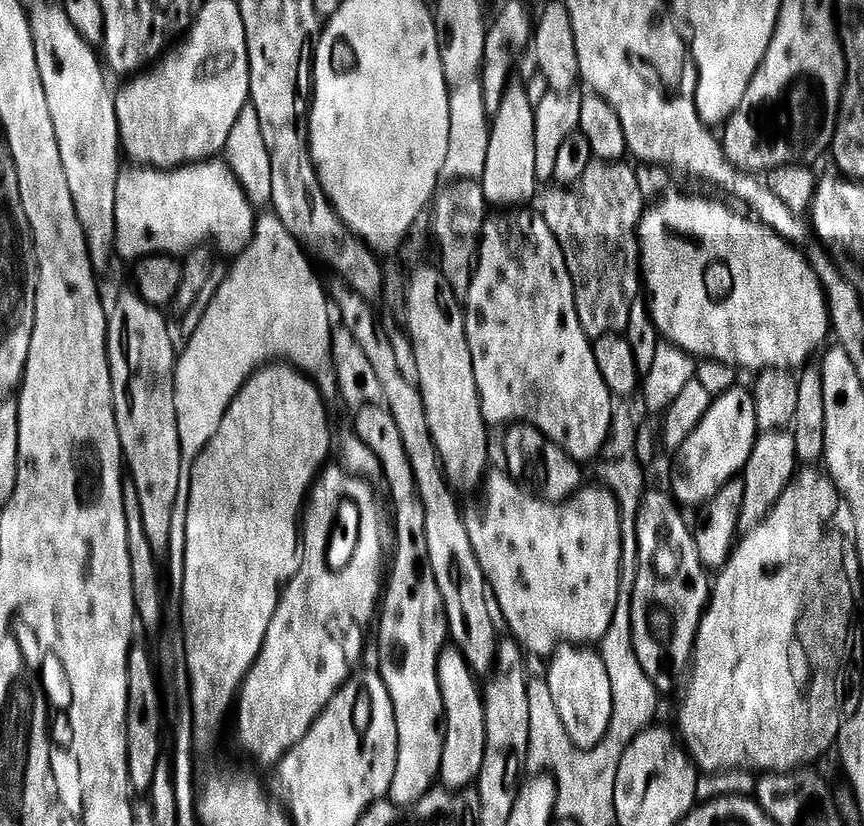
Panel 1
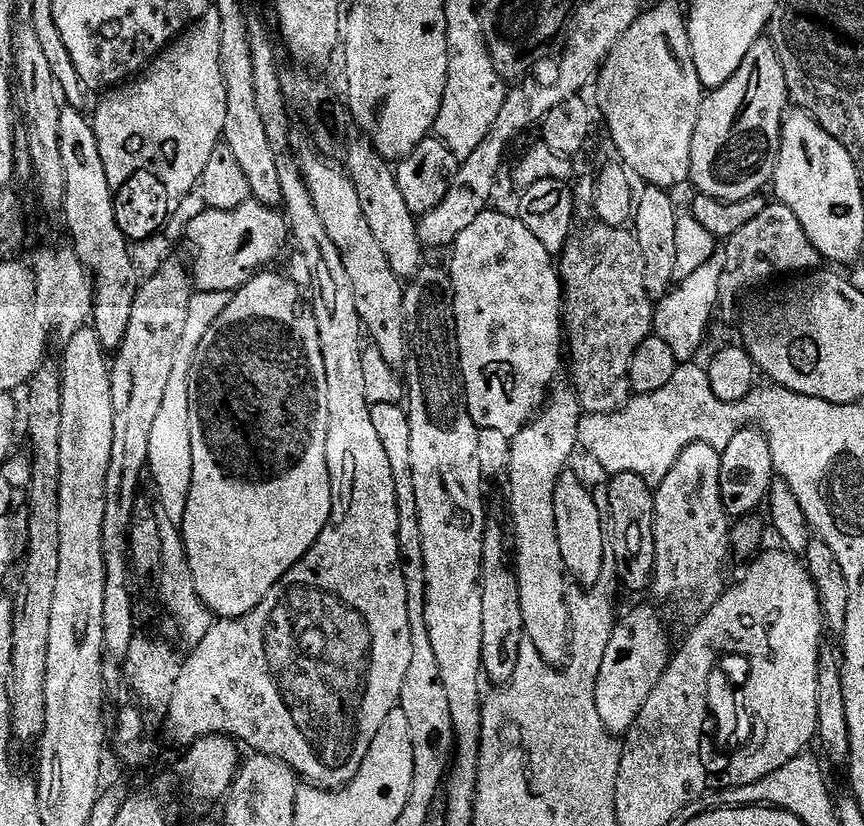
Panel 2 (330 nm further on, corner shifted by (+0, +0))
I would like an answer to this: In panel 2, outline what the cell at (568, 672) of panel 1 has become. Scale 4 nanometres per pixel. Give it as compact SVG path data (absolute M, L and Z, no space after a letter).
M556 386L551 389L550 395L547 397L546 403L544 407L540 409L538 415L536 415L518 435L511 437L510 444L512 444L512 449L508 452L508 512L512 515L510 544L514 549L514 571L516 574L516 585L520 591L520 609L522 610L522 618L524 619L524 630L527 639L532 639L533 646L531 647L534 649L535 654L550 665L562 663L569 658L569 601L566 599L566 596L564 598L564 580L566 581L566 573L564 571L564 564L560 560L560 551L558 550L558 530L556 529L556 519L554 518L554 490L561 476L565 475L567 468L564 467L572 460L572 451L577 451L578 426L580 425L582 415L580 402L576 398L575 391L568 386L565 386L565 388L560 387L561 386Z

